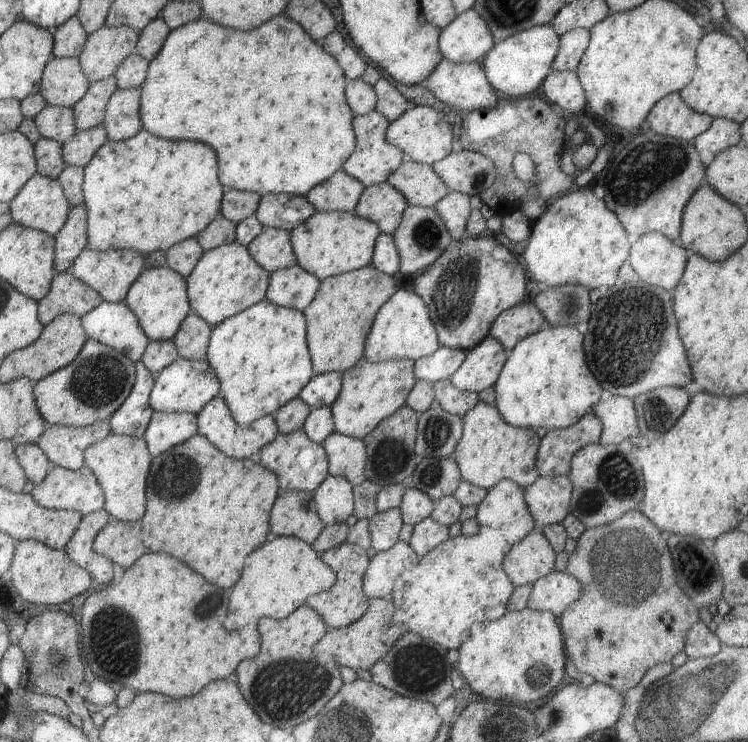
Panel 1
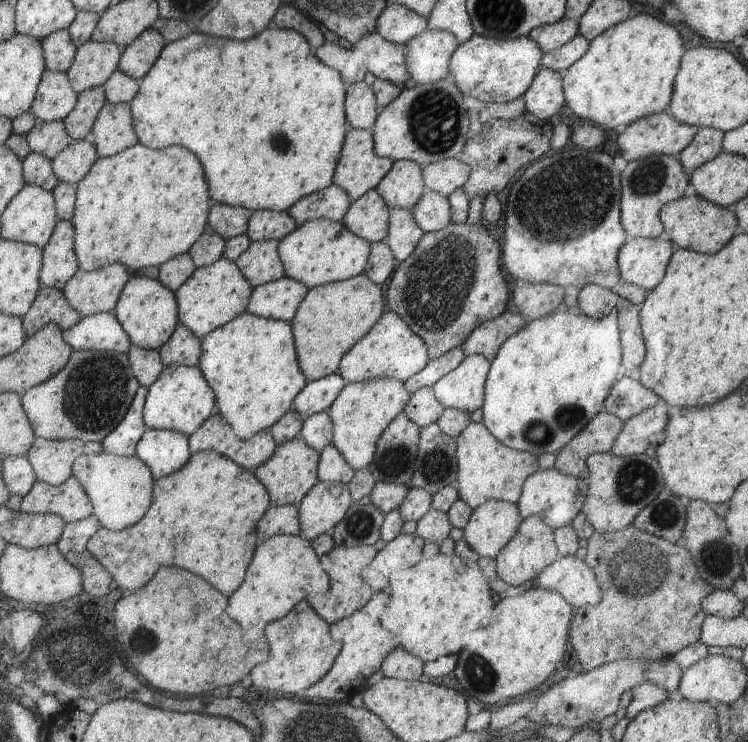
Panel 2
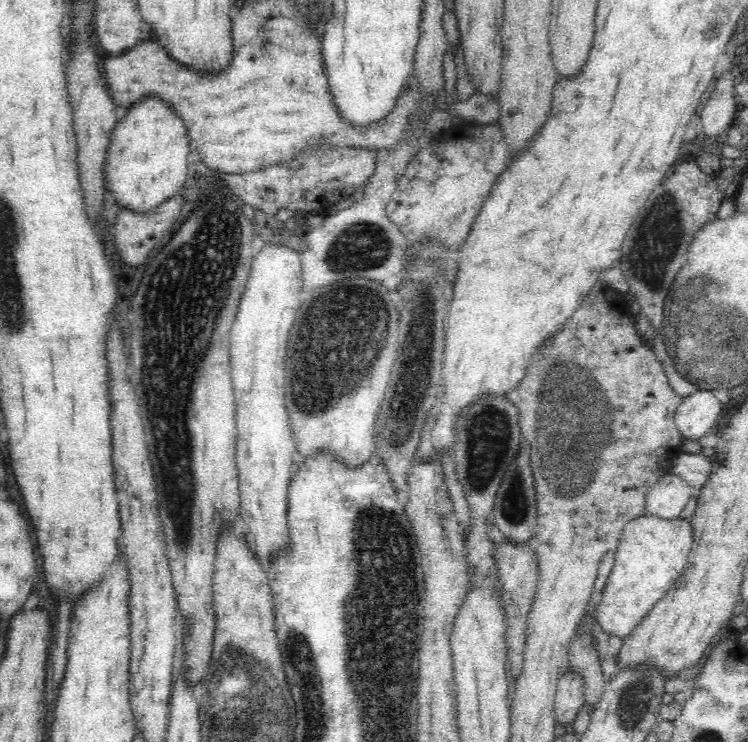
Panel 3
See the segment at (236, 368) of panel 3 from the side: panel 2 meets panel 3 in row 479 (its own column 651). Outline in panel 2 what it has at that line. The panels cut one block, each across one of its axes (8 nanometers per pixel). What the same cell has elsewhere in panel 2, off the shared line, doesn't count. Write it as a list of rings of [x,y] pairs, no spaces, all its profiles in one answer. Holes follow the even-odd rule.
[[[625,238],[617,252],[617,270],[624,283],[653,290],[661,282],[674,247],[672,242],[657,238]]]

